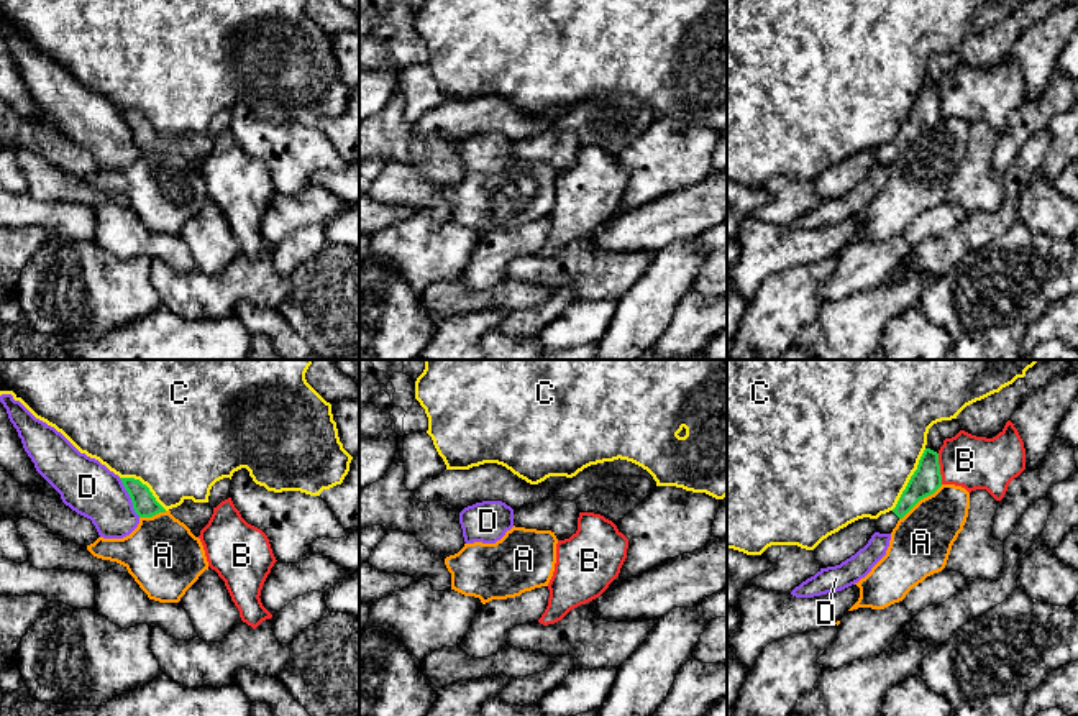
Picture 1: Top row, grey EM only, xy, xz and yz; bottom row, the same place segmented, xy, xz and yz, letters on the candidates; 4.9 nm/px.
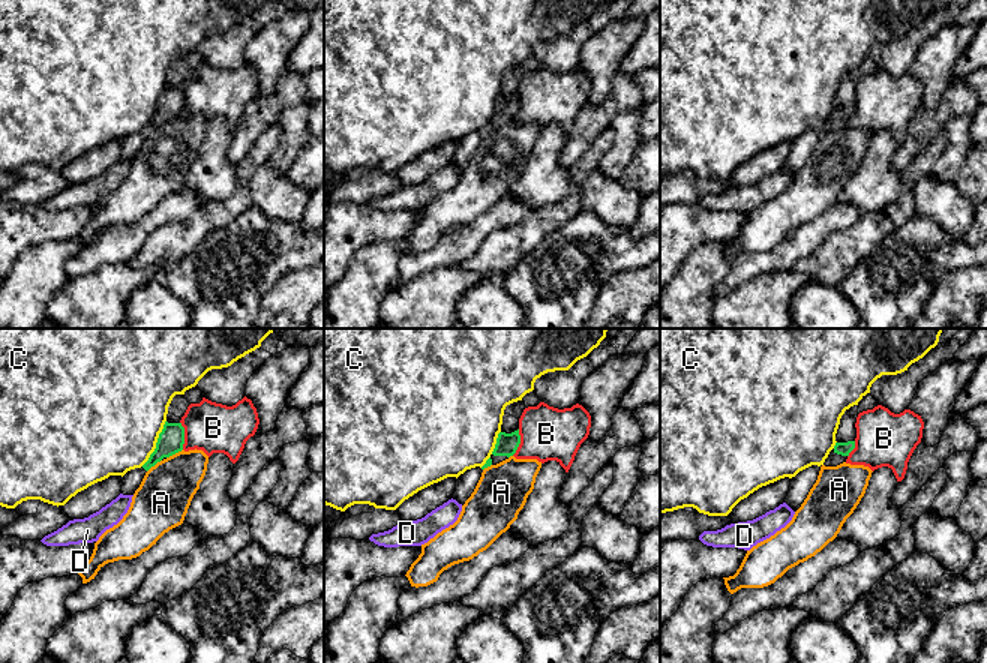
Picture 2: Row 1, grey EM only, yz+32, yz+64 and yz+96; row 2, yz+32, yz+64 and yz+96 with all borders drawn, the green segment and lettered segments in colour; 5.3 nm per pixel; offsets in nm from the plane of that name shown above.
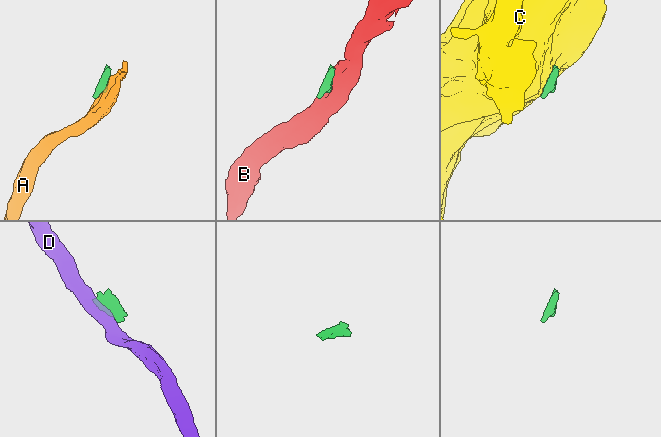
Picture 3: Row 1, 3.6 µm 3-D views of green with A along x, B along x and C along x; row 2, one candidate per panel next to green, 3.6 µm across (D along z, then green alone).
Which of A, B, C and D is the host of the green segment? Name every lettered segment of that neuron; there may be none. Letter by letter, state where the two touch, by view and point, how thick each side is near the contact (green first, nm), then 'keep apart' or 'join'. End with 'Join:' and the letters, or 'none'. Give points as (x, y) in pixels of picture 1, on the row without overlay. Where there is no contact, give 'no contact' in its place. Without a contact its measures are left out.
A: contact yz (921, 130); calibres 140 and 300 nm; keep apart
B: contact yz (939, 100); calibres 140 and 260 nm; keep apart
C: contact yz (909, 112); calibres 140 and 500 nm; keep apart
D: contact xy (130, 128); calibres 120 and 260 nm; keep apart
Join: none

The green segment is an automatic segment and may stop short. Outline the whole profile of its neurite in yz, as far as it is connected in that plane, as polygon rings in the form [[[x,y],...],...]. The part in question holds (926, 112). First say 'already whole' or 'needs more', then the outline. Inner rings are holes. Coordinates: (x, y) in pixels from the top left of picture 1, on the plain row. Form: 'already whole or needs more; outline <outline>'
needs more; outline [[[925,80],[917,102],[911,108],[896,140],[881,146],[876,154],[876,164],[891,166],[898,153],[902,151],[920,131],[934,126],[942,118],[939,85]]]

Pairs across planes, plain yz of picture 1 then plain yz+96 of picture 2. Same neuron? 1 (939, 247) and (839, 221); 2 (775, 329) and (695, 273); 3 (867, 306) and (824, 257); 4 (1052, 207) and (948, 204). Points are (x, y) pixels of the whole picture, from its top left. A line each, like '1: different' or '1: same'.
1: different
2: same
3: different
4: same

